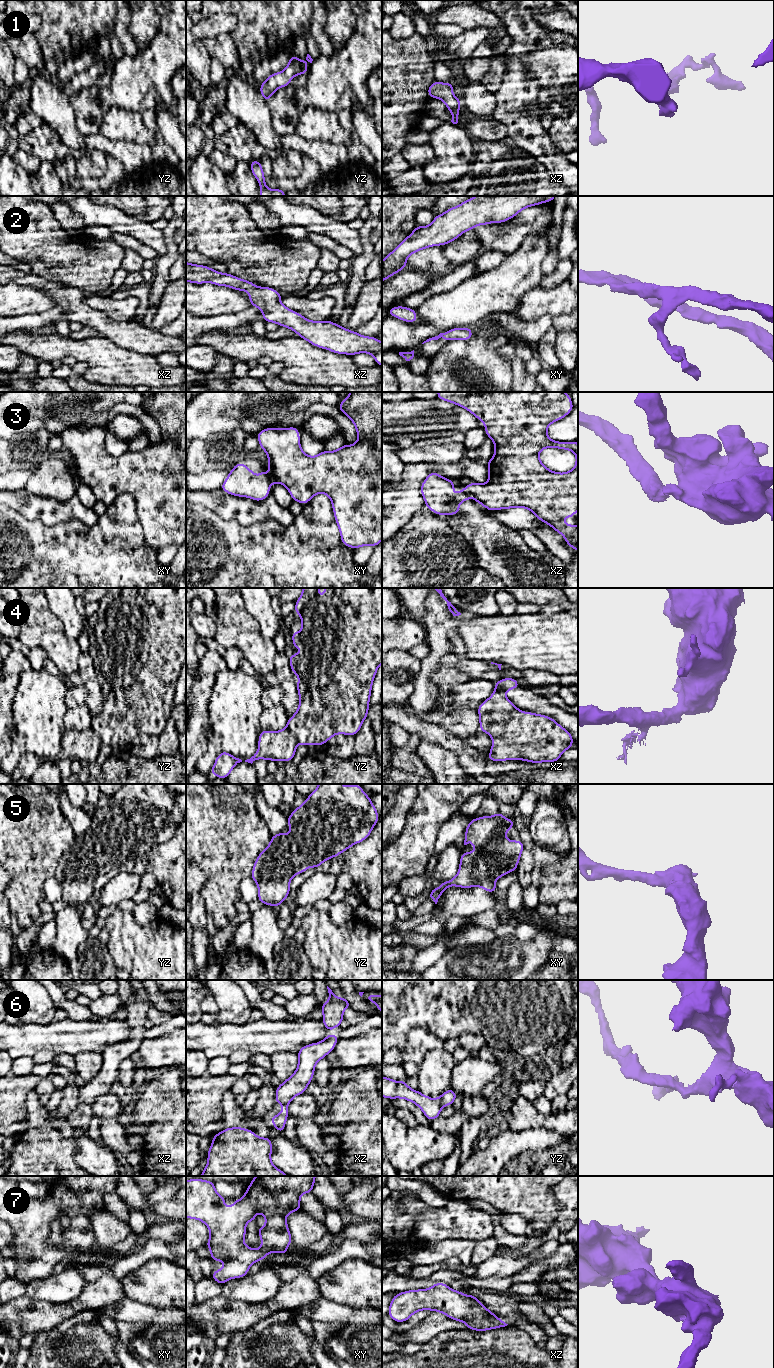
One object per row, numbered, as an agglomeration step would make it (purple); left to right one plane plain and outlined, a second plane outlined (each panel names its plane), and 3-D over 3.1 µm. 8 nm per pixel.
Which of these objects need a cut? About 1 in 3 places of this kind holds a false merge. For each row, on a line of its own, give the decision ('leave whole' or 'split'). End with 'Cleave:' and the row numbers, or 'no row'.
1: leave whole
2: leave whole
3: split
4: split
5: leave whole
6: leave whole
7: leave whole
Cleave: 3, 4

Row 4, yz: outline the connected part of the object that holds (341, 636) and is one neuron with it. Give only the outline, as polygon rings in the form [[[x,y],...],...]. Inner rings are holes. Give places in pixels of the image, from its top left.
[[[303,588],[302,594],[295,602],[294,611],[301,616],[303,626],[298,633],[291,631],[291,637],[293,646],[297,649],[302,648],[303,654],[297,653],[288,657],[292,672],[300,678],[296,683],[300,702],[296,713],[287,721],[287,728],[296,736],[300,744],[312,746],[324,745],[335,734],[355,736],[358,733],[367,718],[373,680],[382,663],[382,588],[325,588],[323,597],[319,597],[318,592],[319,588]]]

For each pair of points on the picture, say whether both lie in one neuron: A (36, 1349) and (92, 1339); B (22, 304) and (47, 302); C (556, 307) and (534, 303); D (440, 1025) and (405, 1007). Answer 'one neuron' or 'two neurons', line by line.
A: one neuron
B: one neuron
C: one neuron
D: one neuron

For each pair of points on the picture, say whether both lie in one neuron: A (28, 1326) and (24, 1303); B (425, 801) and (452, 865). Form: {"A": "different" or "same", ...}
{"A": "same", "B": "different"}

